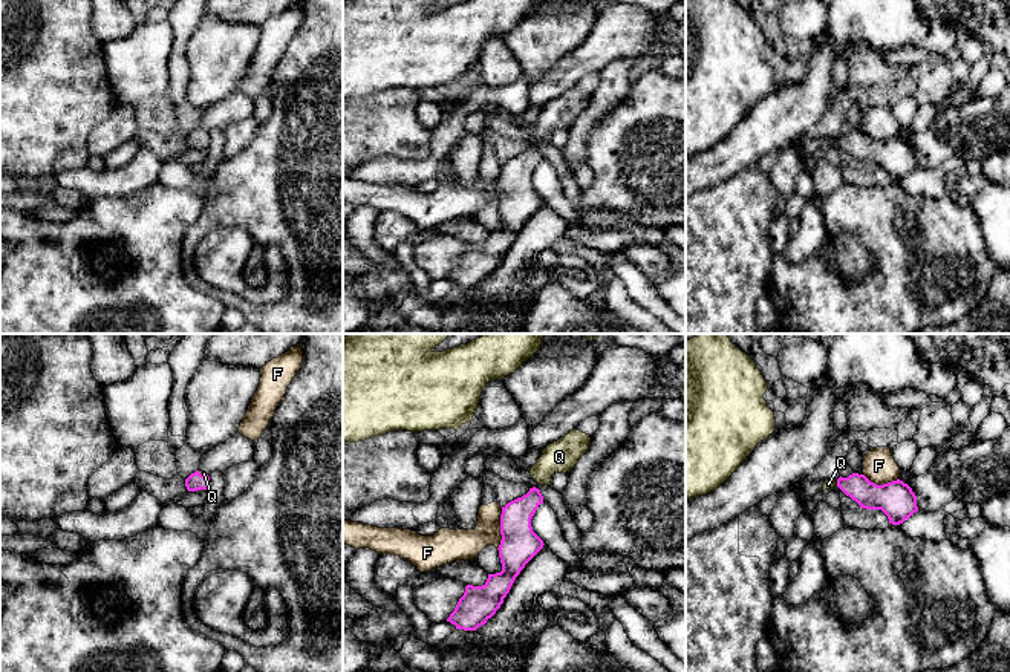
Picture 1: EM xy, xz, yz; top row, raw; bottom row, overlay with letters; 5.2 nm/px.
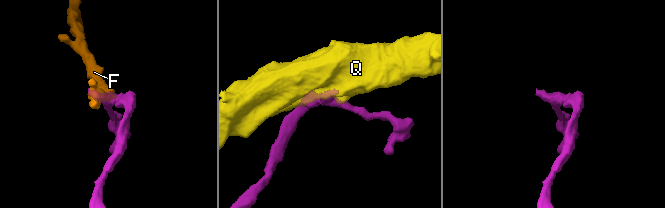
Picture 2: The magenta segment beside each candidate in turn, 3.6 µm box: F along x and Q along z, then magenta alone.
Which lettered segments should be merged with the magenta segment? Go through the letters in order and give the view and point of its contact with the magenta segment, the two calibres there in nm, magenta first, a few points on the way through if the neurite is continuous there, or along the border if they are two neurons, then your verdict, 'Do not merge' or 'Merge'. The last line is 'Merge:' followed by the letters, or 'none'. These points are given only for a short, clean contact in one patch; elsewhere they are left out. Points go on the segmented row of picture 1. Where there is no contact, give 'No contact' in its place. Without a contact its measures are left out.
F: Touches magenta at xz (501, 528). Thickness 200 nm (magenta) against 160 nm. Boundary: xz (502, 507), (501, 544), (498, 548). Do not merge
Q: Touches magenta at xy (202, 475). Thickness 90 nm (magenta) against 20 nm. Merge
Merge: Q

